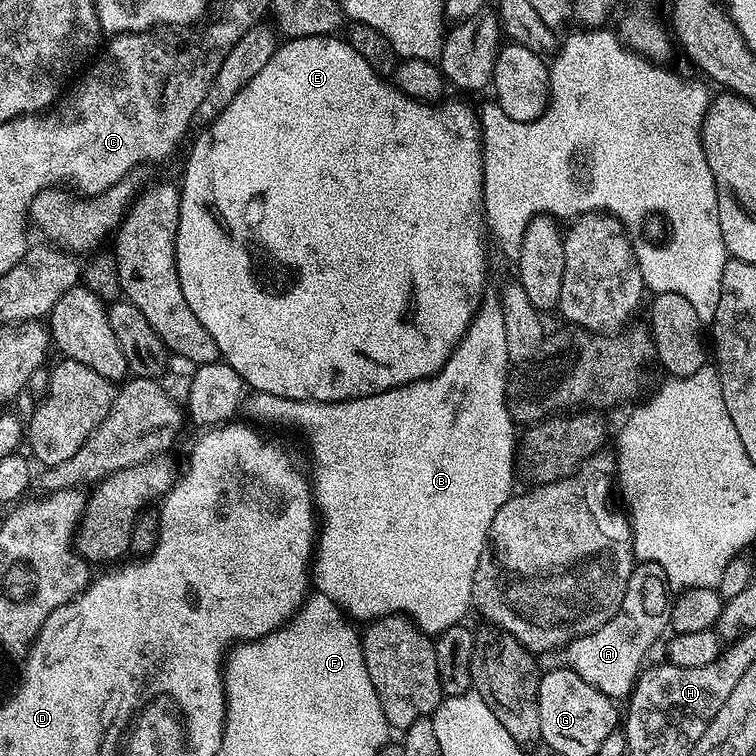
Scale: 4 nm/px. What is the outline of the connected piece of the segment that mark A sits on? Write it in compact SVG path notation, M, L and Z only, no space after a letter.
M645 559L640 563L633 567L626 582L626 594L615 614L605 624L598 626L598 630L570 641L566 649L567 667L572 668L582 682L590 682L594 690L602 690L602 694L617 702L627 701L631 696L636 679L649 659L648 651L655 646L664 628L666 632L669 627L668 579L664 577L662 566L658 566L654 560Z

